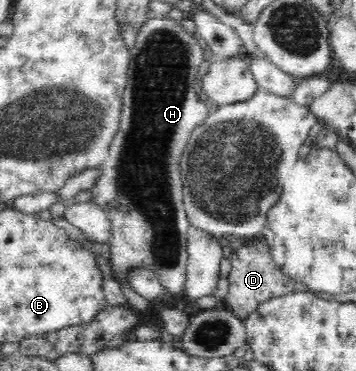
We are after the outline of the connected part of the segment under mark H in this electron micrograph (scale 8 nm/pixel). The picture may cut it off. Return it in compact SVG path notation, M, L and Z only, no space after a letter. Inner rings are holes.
M150 16L138 29L136 45L130 49L130 71L123 93L119 130L109 145L108 159L100 165L100 177L91 189L91 201L104 209L112 227L110 267L118 283L128 281L128 271L146 268L155 274L168 294L185 289L189 223L183 201L180 156L195 127L202 125L210 111L198 99L198 67L206 53L200 39L188 34L176 20Z

